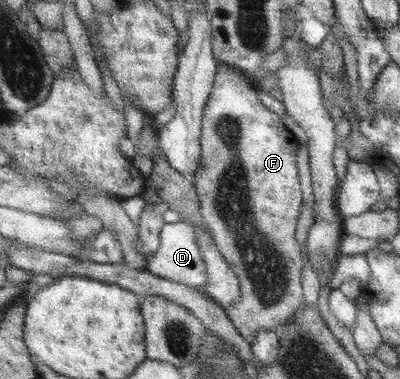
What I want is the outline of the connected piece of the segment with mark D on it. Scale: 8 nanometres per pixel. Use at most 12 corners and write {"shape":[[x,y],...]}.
{"shape":[[167,223],[149,270],[204,289],[208,262],[197,229]]}

